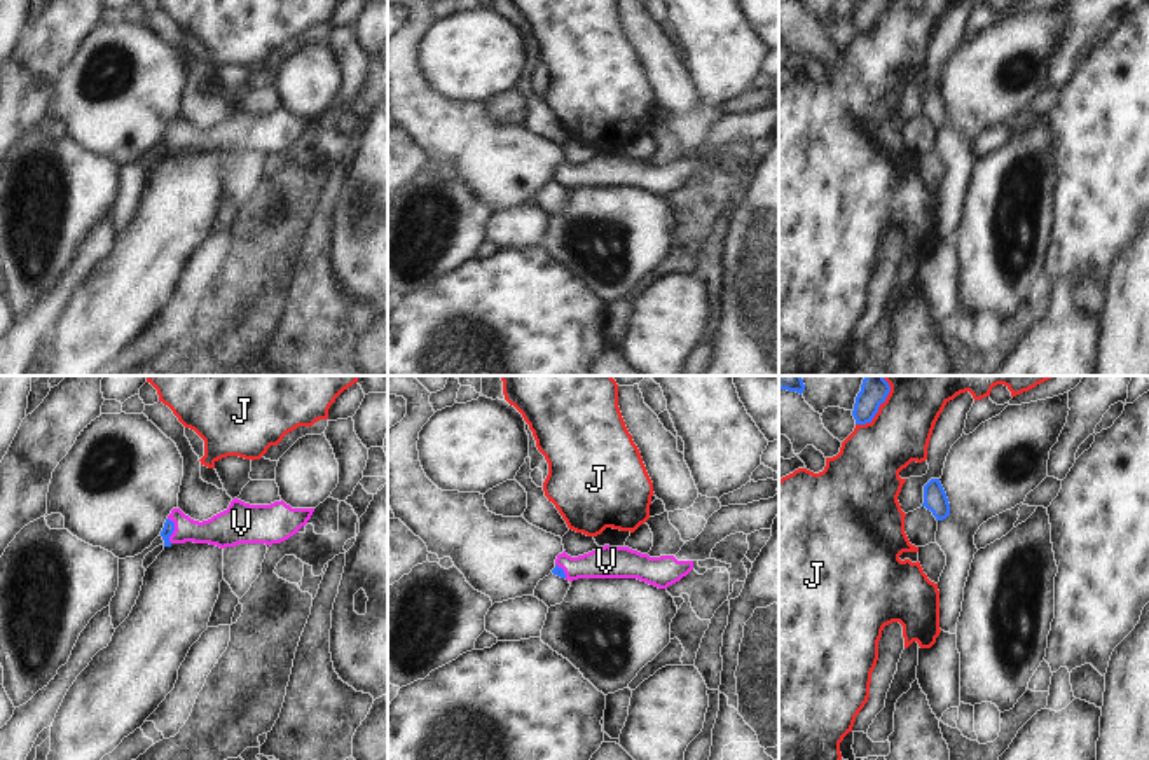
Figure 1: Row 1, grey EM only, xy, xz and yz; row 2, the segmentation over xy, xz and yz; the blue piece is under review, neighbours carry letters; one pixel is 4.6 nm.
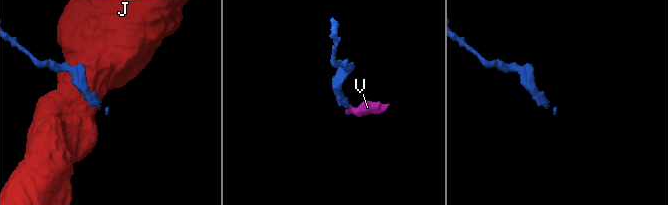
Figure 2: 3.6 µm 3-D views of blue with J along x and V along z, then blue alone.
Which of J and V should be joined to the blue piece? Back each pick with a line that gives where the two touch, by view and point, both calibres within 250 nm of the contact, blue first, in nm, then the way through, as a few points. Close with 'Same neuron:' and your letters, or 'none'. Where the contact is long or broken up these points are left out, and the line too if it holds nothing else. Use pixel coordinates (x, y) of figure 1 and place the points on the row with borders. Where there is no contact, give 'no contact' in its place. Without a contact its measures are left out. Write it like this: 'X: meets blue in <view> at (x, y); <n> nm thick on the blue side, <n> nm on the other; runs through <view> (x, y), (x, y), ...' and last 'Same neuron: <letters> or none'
V: meets blue in xy at (173, 530); 50 nm thick on the blue side, 160 nm on the other; runs through xy (168, 528), (173, 530), (227, 528)
Same neuron: V

